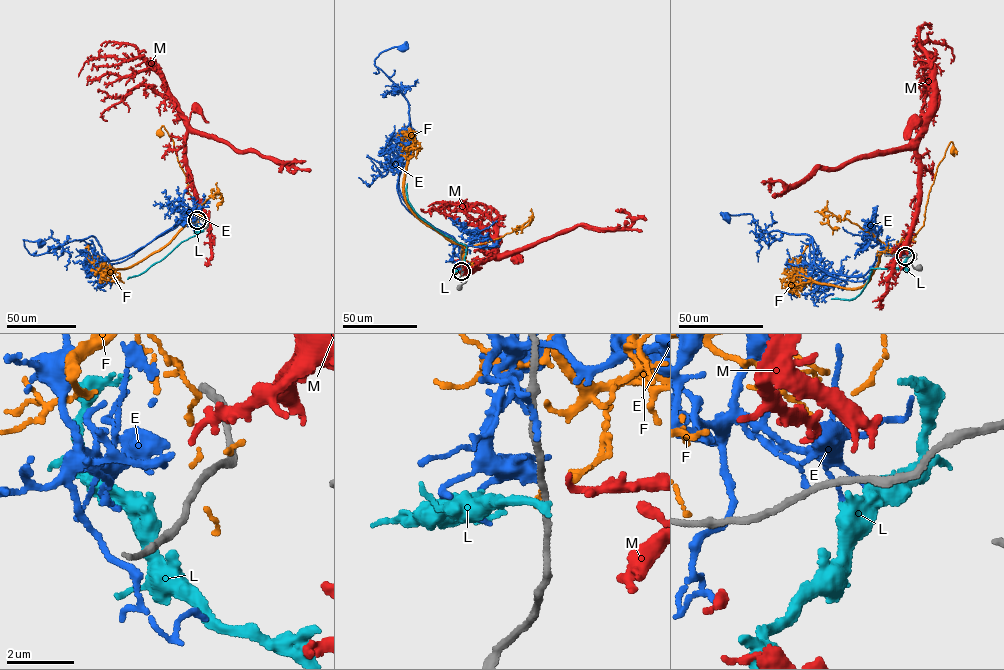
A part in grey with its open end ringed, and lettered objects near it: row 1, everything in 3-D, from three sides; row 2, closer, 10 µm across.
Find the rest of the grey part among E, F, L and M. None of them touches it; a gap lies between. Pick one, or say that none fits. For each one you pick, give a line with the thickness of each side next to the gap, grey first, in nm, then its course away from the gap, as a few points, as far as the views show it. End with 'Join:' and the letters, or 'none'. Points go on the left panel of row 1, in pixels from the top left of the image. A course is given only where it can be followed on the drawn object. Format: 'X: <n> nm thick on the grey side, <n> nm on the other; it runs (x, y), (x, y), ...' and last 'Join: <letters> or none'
L: 180 nm thick on the grey side, 480 nm on the other; it runs (195, 221), (202, 231), (184, 240), (144, 272), (127, 279)
Join: L

